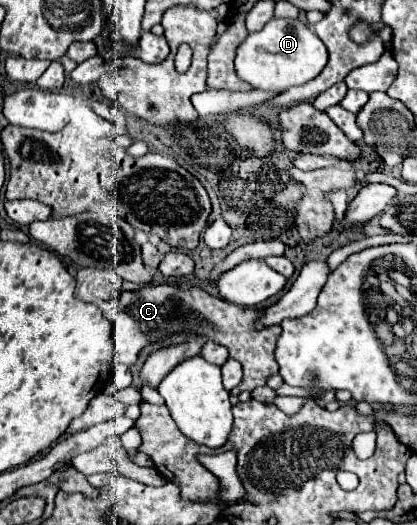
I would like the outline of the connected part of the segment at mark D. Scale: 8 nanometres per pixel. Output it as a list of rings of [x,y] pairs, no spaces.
[[[270,19],[270,23],[262,31],[250,33],[246,37],[246,41],[238,47],[238,53],[236,53],[236,73],[238,73],[238,77],[242,81],[250,83],[254,89],[276,91],[276,93],[282,93],[282,91],[286,91],[294,85],[302,85],[302,83],[312,81],[314,77],[320,75],[320,71],[324,69],[326,63],[328,63],[326,45],[300,19]]]

